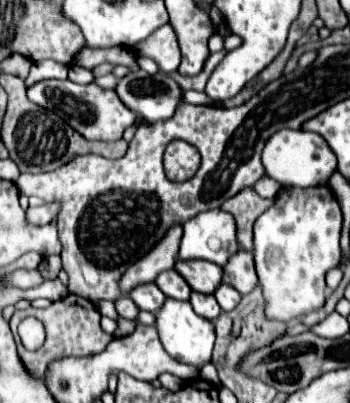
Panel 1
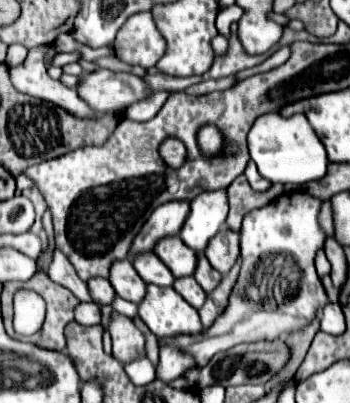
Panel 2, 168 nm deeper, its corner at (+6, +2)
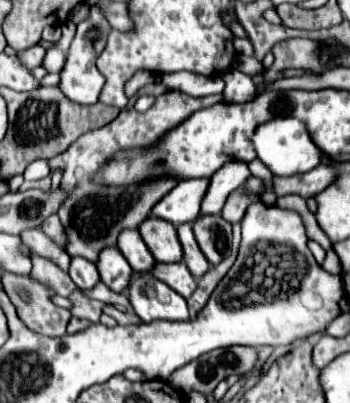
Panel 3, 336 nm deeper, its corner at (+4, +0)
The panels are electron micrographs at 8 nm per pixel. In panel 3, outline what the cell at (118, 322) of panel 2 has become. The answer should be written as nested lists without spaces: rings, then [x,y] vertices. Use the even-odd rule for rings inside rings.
[[[104,306],[104,314],[112,316],[118,324],[140,324],[140,318],[134,312],[120,312],[114,306]]]

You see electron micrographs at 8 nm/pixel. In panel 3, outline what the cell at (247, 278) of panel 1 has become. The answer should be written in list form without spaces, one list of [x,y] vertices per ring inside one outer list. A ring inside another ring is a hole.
[[[220,214],[210,218],[198,218],[194,222],[194,234],[200,244],[200,250],[204,252],[206,260],[216,266],[224,260],[224,250],[232,244],[232,226],[224,222]]]

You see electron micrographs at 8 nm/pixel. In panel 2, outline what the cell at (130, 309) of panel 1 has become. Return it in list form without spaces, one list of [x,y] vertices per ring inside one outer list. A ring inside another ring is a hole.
[[[96,276],[94,280],[88,280],[86,284],[90,288],[90,294],[94,296],[94,302],[98,302],[98,304],[110,304],[116,296],[116,292],[114,292],[114,288],[110,286],[108,280],[102,280],[102,278]]]

